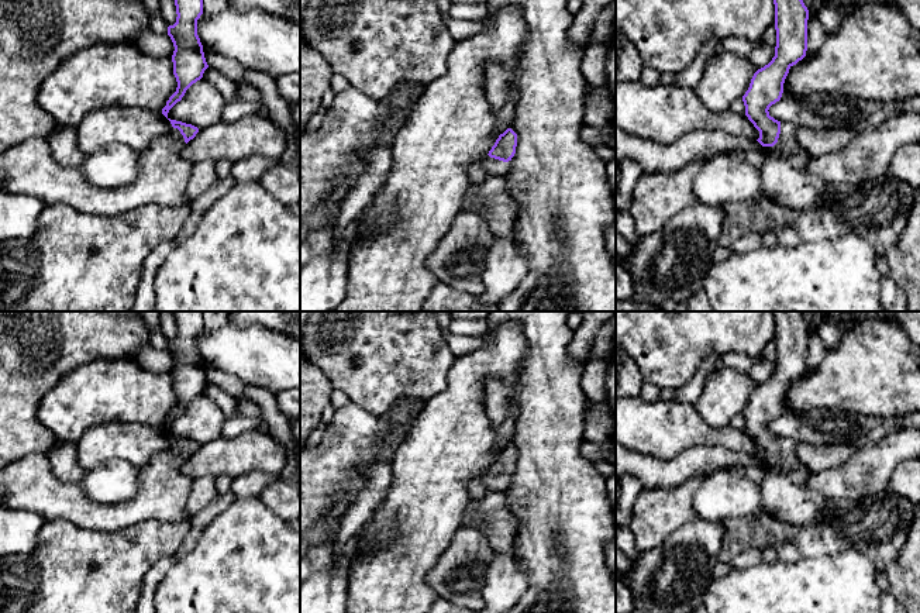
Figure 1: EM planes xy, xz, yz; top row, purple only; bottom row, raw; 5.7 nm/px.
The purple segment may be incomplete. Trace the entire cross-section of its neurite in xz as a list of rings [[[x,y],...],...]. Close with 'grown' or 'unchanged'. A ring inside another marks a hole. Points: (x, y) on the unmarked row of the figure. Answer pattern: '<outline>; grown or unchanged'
[[[507,444],[499,451],[487,471],[469,482],[469,495],[472,499],[480,499],[492,492],[504,490],[509,486],[509,478],[516,469],[517,450]]]; grown

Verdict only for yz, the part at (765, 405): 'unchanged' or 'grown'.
grown

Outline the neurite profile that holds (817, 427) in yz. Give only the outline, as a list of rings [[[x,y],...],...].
[[[785,406],[781,416],[772,420],[768,427],[775,435],[788,437],[795,442],[844,444],[852,445],[855,451],[900,431],[900,423],[896,417],[871,417],[827,409],[799,414]]]

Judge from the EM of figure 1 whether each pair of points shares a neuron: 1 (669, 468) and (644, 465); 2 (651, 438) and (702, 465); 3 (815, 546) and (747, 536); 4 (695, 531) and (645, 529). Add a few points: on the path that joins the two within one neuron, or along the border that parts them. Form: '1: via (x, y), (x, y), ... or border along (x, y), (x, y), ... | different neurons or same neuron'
1: via (664, 468), (650, 468) | same neuron
2: border along (712, 446), (692, 446), (668, 458), (645, 454) | different neurons
3: via (798, 534), (764, 533) | same neuron
4: border along (696, 516), (678, 527), (661, 544), (648, 548) | different neurons

